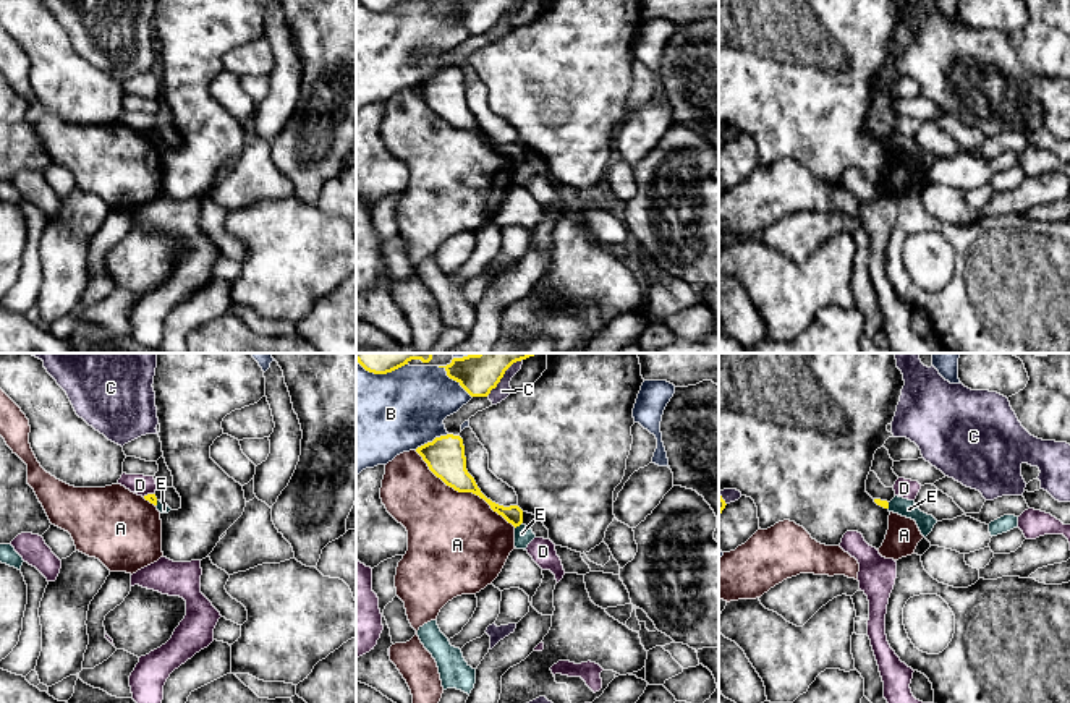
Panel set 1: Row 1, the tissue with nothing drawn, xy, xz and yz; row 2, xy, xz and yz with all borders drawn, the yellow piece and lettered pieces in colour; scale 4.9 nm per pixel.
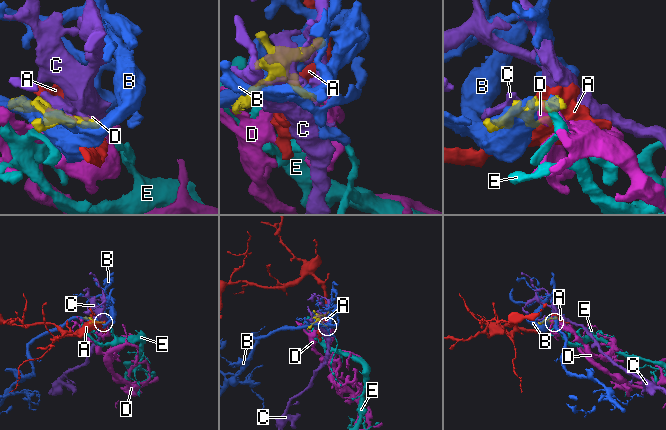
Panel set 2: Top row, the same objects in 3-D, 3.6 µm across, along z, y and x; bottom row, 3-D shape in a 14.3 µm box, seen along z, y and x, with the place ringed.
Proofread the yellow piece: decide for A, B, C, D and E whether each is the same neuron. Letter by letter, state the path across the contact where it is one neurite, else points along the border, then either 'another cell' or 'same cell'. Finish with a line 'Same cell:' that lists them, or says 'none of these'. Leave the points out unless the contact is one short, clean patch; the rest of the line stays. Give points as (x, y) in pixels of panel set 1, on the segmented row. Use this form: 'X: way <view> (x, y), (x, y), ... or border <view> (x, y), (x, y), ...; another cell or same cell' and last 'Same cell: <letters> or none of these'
A: another cell
B: another cell
C: border xz (522, 358), (505, 371), (486, 396); another cell
D: border xy (154, 493), (143, 496); another cell
E: border xz (522, 522), (515, 528); another cell
Same cell: none of these

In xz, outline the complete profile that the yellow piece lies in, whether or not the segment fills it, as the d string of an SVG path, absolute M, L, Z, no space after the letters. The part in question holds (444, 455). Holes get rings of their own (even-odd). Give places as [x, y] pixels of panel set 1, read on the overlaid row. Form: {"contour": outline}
{"contour": "M447 434L435 437L416 449L429 470L447 486L458 492L473 492L484 499L494 512L502 515L515 528L523 523L523 510L518 505L503 507L487 499L466 470L465 445L460 436Z"}

